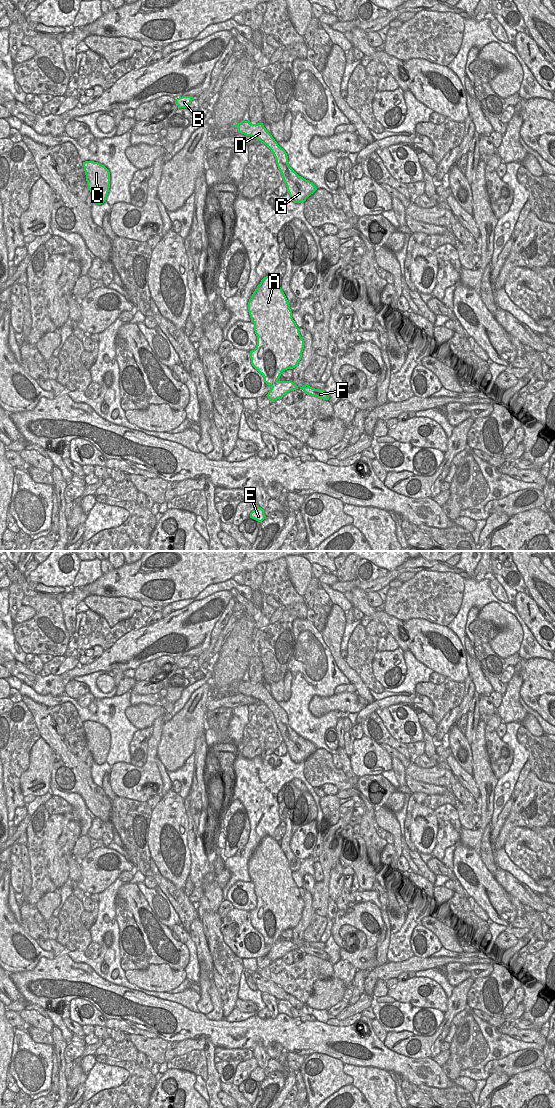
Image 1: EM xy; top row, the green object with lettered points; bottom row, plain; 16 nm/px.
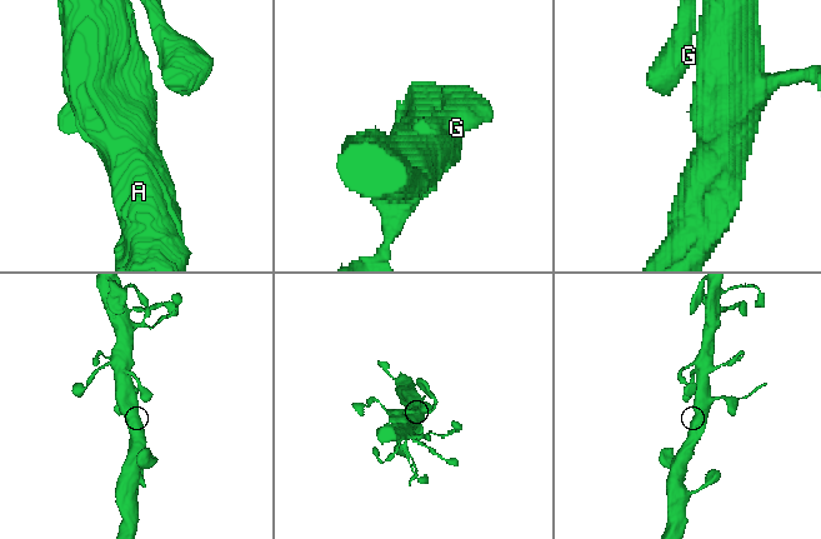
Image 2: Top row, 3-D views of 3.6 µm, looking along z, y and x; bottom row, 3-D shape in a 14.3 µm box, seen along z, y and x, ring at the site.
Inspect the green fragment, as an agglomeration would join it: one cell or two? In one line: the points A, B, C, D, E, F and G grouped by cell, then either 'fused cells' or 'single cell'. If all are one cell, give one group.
groups A B C D E F G; single cell

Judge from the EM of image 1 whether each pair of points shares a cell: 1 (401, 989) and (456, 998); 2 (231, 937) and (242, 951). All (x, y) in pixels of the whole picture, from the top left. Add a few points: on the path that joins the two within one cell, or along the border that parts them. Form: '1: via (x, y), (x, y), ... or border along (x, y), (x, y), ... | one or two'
1: border along (448, 998), (444, 1013) | two
2: via (232, 940), (240, 948) | one

